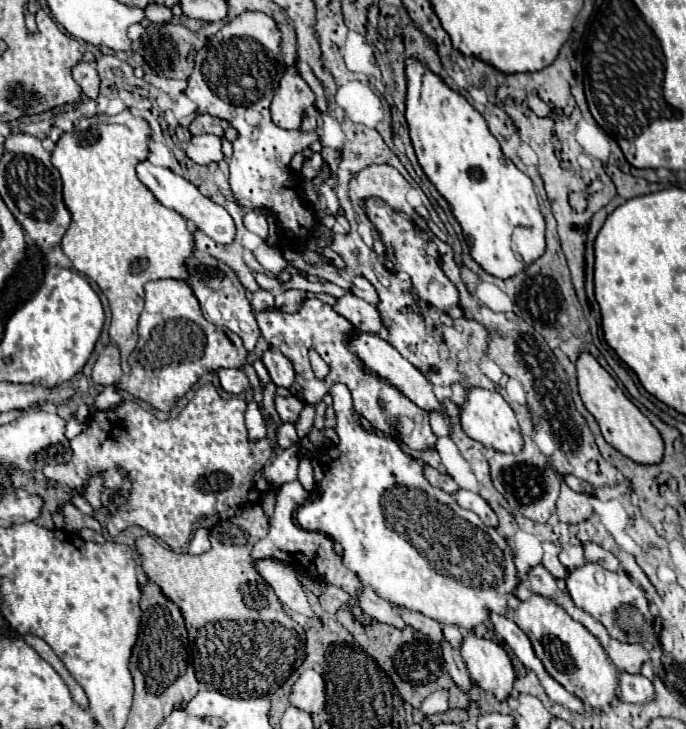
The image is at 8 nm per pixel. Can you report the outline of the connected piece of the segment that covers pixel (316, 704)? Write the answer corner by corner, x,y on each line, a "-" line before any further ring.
305,670
293,684
289,702
305,712
321,712
325,708
325,682
321,674

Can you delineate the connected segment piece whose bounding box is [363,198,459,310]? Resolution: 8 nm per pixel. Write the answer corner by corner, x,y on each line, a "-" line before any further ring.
367,198
363,208
365,208
367,218
373,222
373,226
377,228
377,232
381,236
381,242
385,246
385,256
393,262
397,272
403,270
403,272
407,272
411,276
413,294
417,298
425,300
427,304
439,308
439,310
445,310
449,306
457,306
459,292
457,292
455,284
443,274
443,270
439,266
439,260
427,256
427,240
423,240
419,236
419,232
415,230
415,224
409,218
405,218
401,212
391,210
391,206
387,206
379,198

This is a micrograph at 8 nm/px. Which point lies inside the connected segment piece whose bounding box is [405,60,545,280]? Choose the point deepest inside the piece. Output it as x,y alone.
495,203

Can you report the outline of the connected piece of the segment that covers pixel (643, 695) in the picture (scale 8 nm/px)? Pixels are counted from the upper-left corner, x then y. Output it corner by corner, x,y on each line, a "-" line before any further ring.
617,672
619,674
619,692
625,702
645,702
653,698
651,680
641,674

